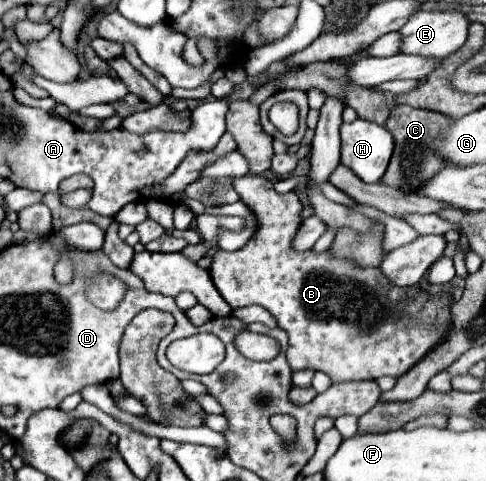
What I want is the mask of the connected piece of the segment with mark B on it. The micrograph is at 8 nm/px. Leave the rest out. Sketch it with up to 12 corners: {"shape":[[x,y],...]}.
{"shape":[[232,178],[258,230],[218,250],[232,308],[332,382],[402,376],[448,334],[446,294],[296,252],[302,204]]}

